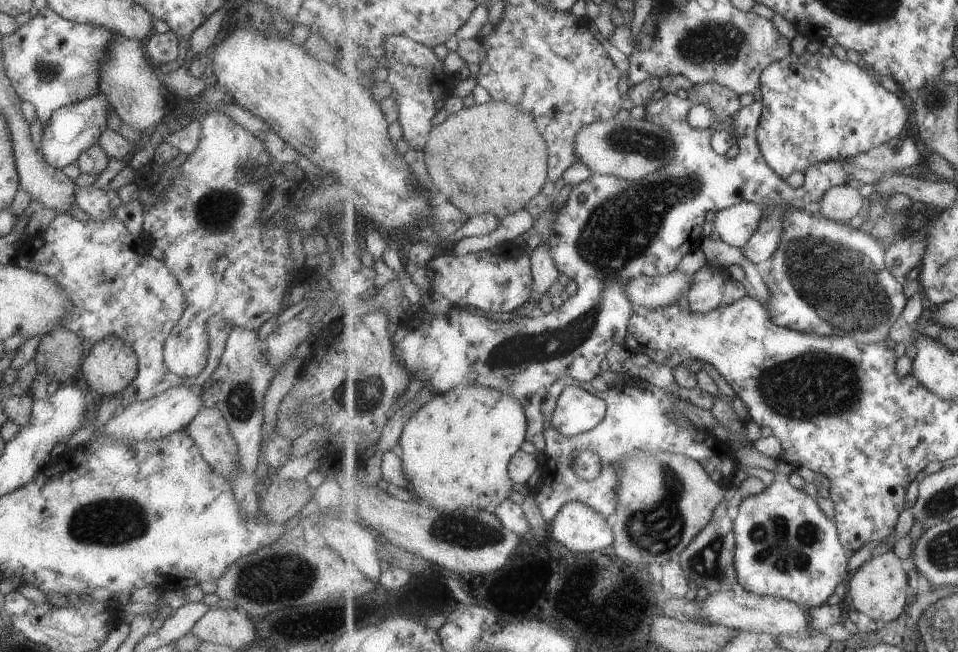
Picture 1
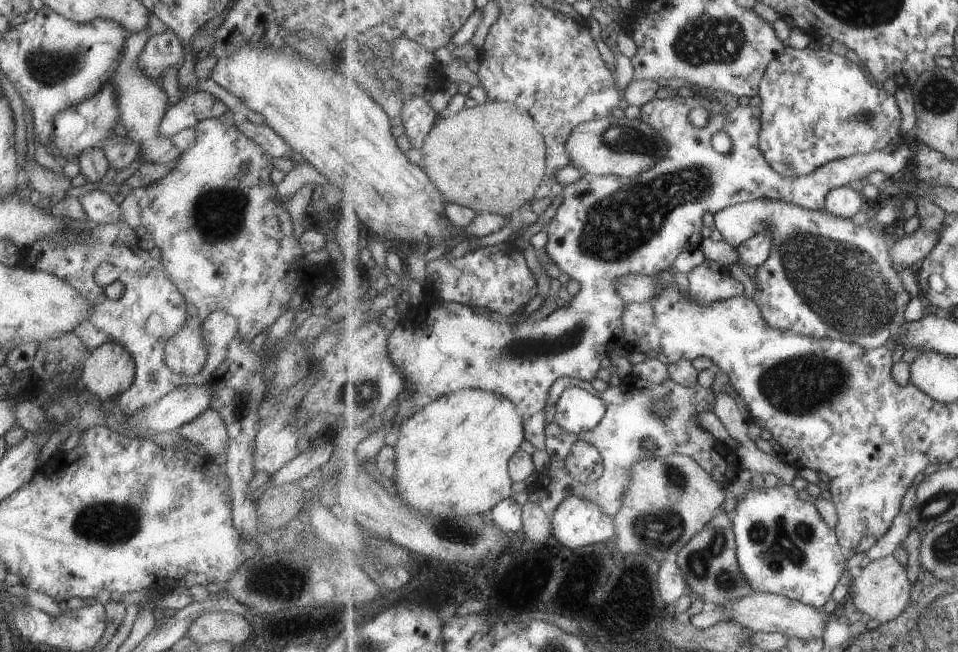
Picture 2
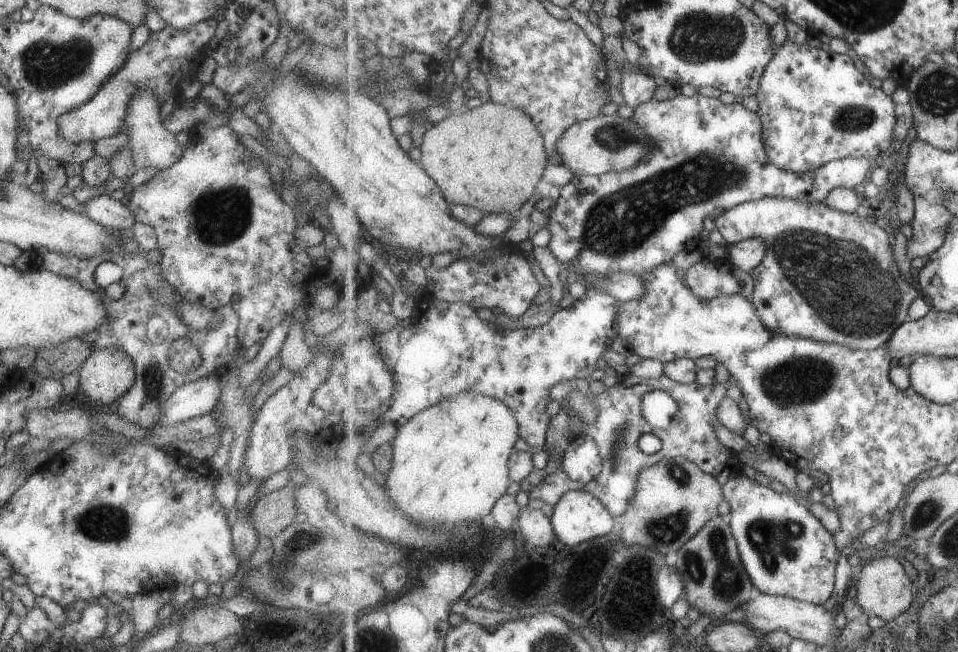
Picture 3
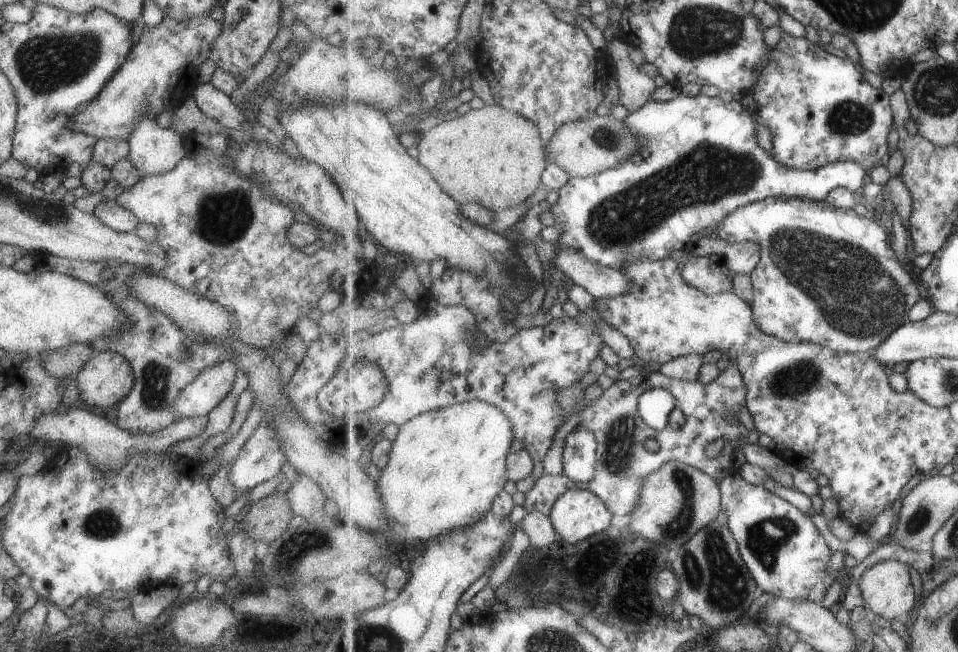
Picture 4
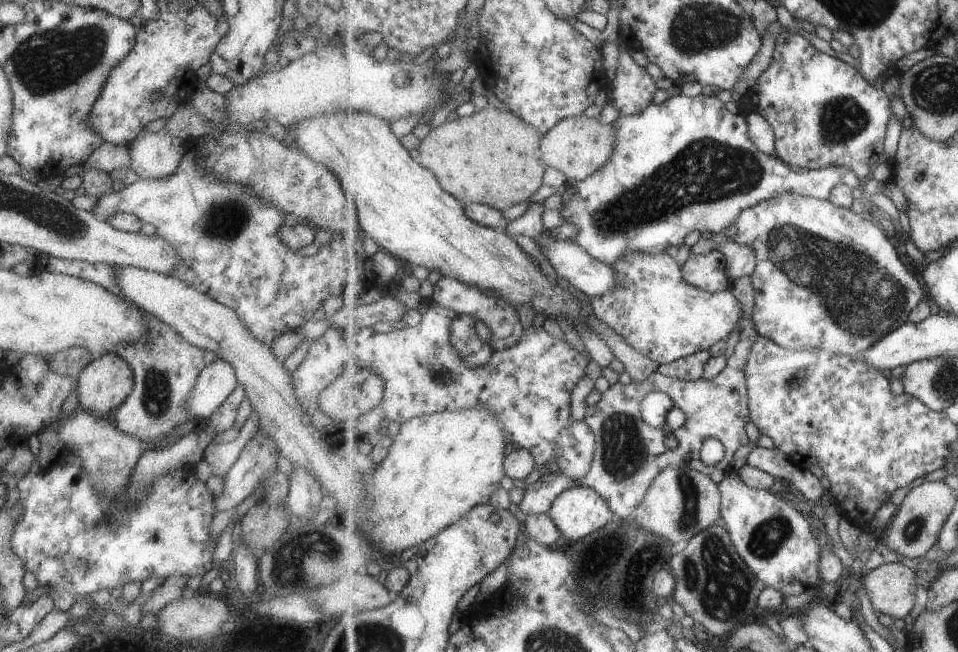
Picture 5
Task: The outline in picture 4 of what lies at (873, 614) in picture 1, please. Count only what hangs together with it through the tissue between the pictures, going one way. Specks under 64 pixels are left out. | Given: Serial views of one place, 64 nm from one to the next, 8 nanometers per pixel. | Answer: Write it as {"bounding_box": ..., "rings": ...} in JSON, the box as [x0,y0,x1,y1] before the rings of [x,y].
{"bounding_box":[861,560,920,620],"rings":[[[897,560],[870,568],[861,578],[861,590],[865,607],[889,620],[910,615],[920,598],[908,565]]]}

